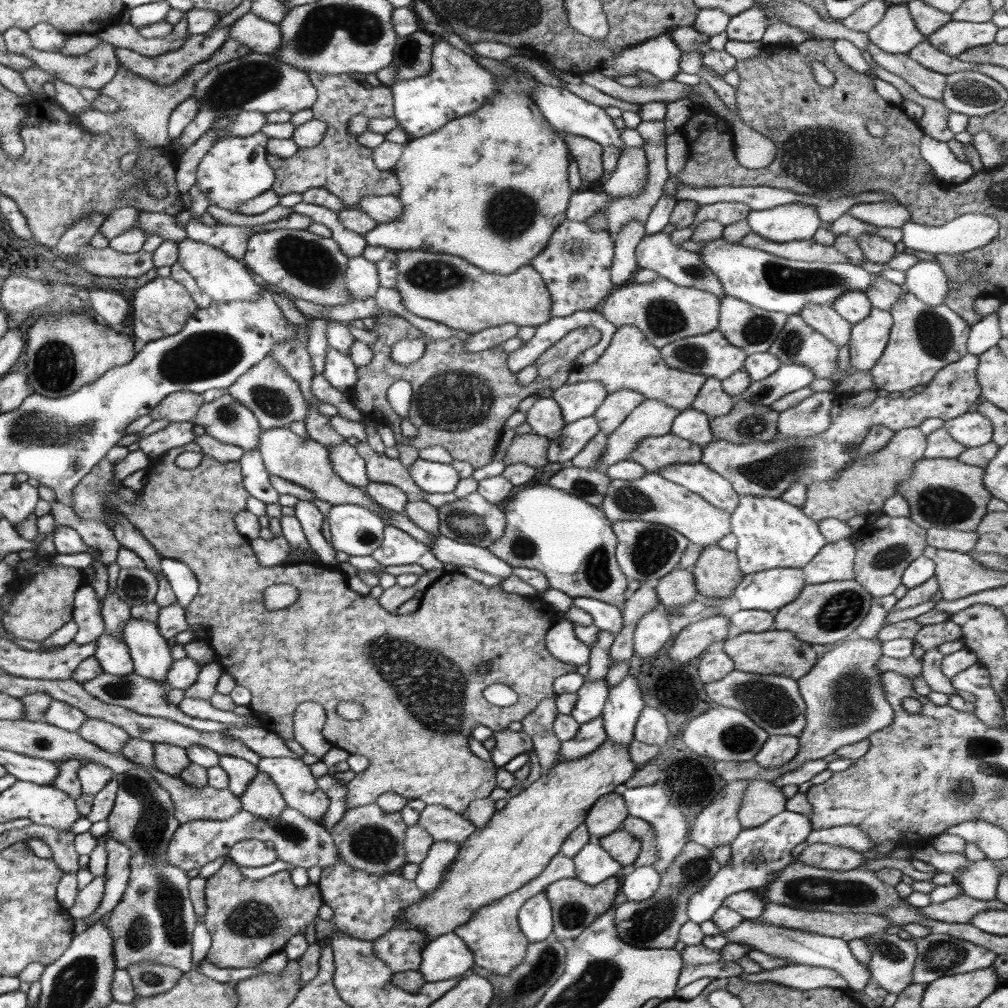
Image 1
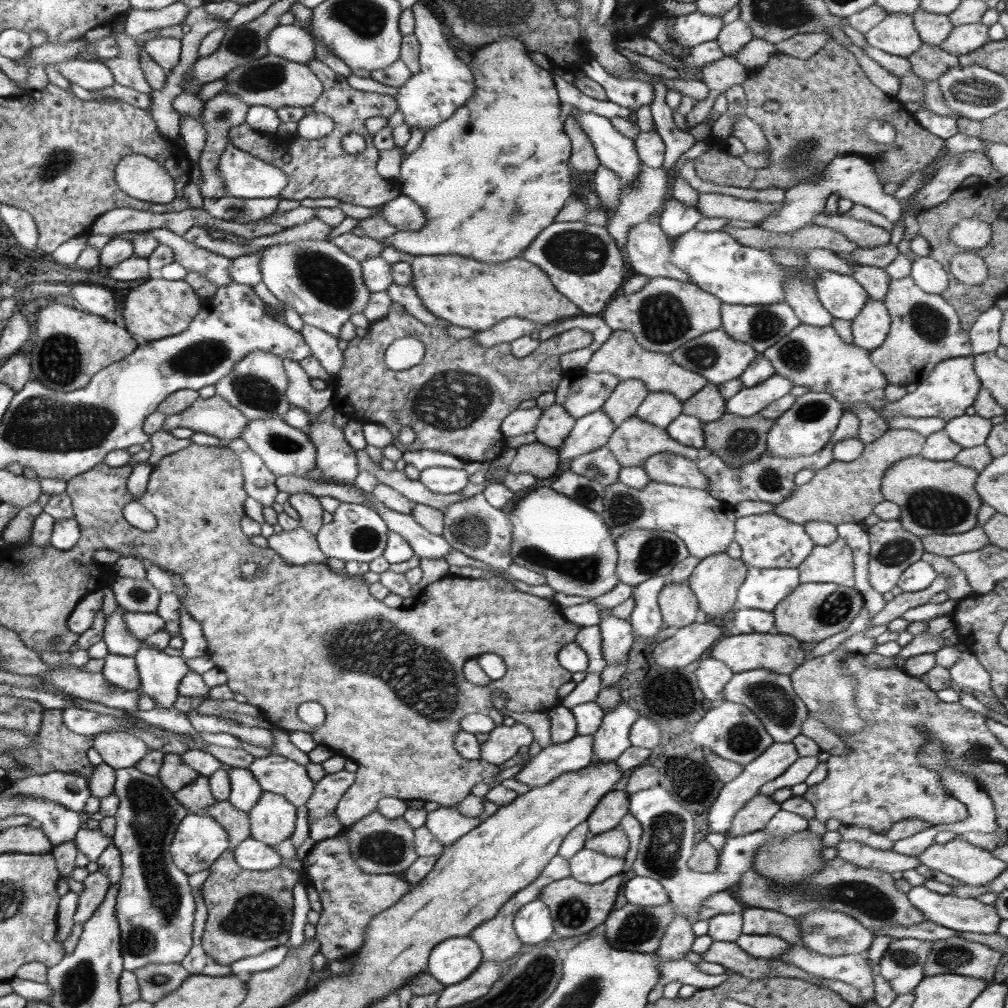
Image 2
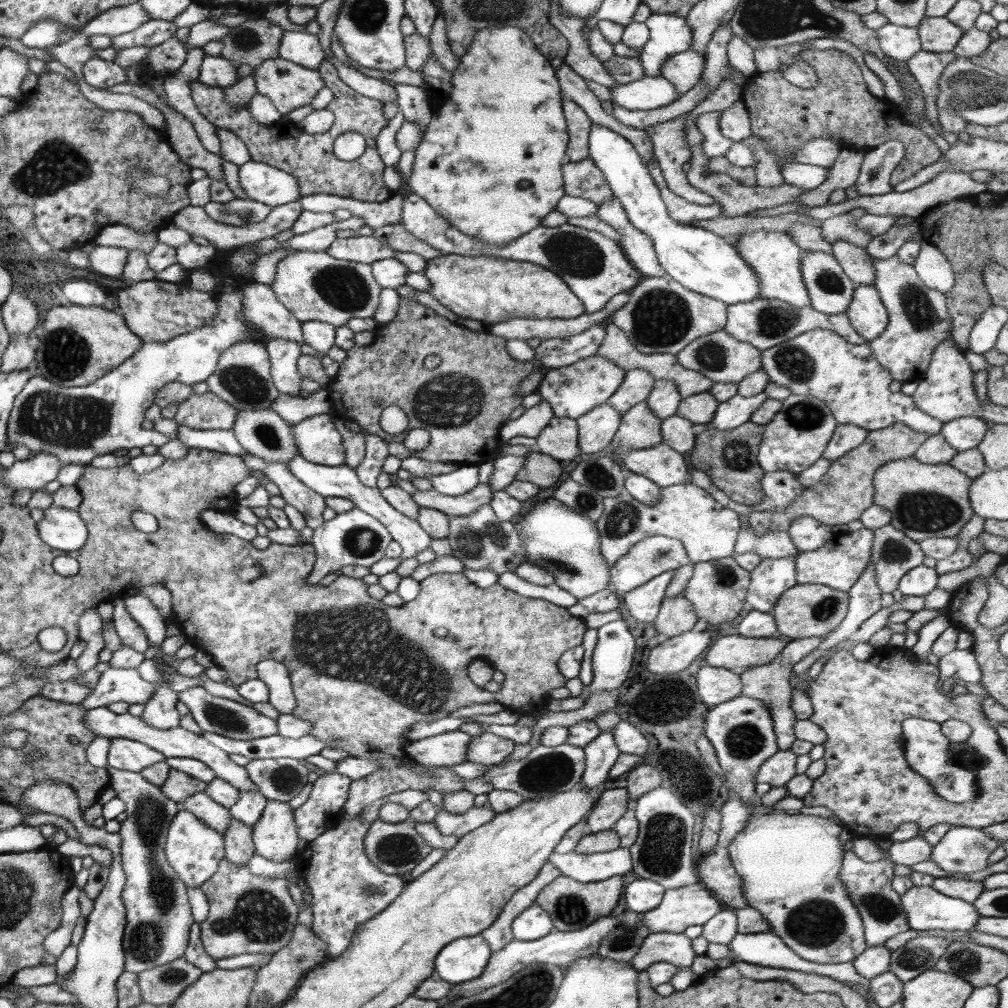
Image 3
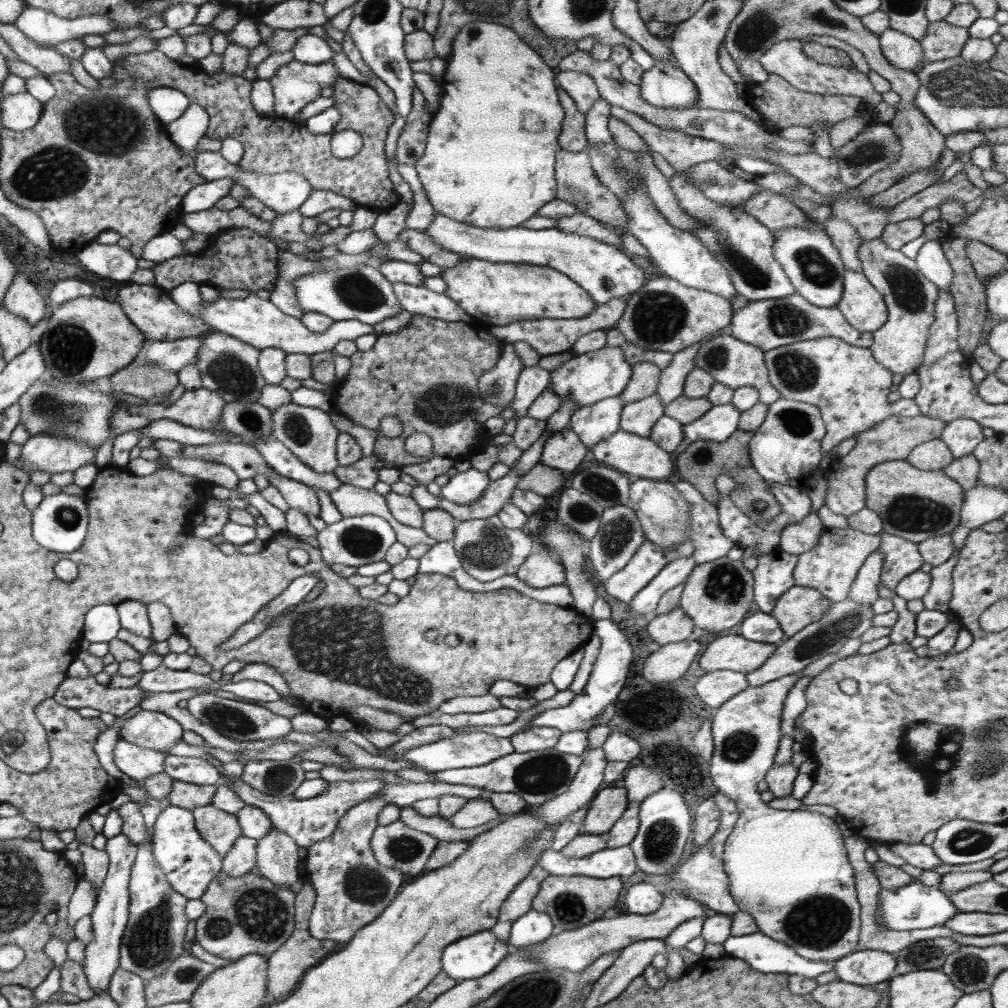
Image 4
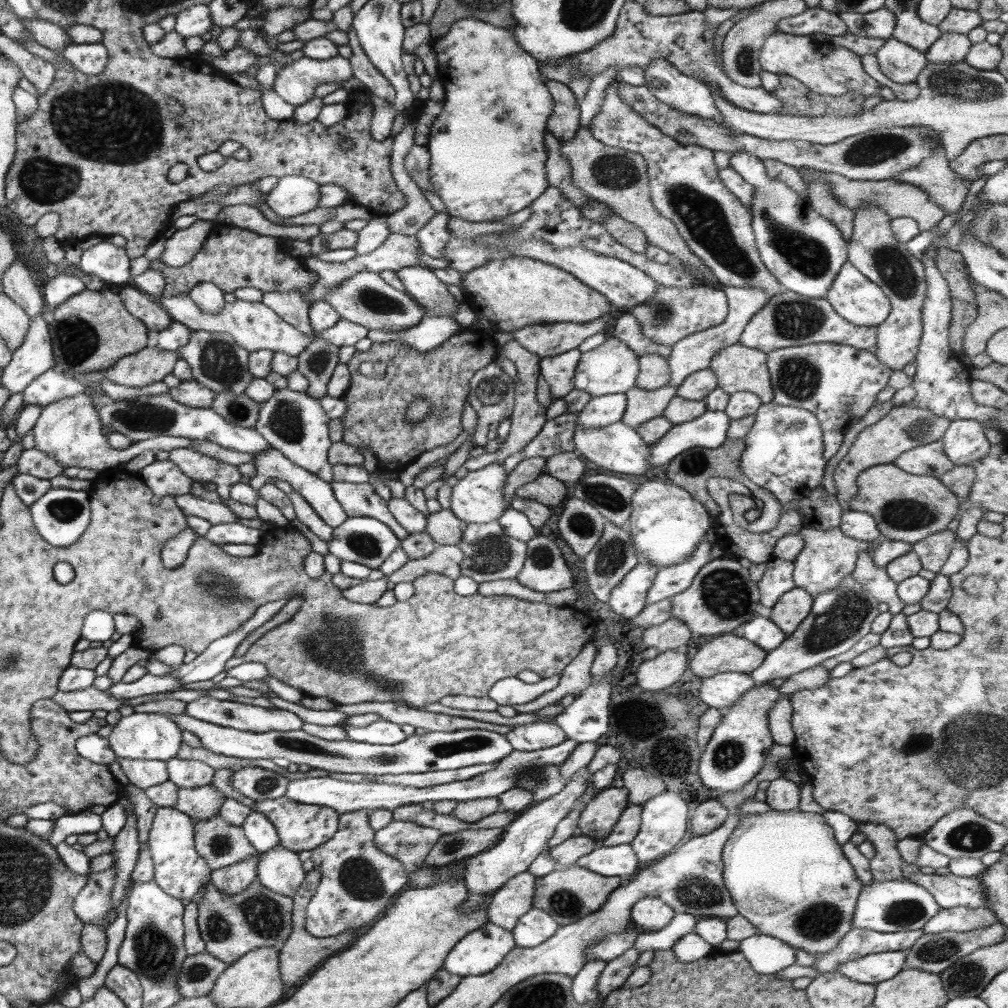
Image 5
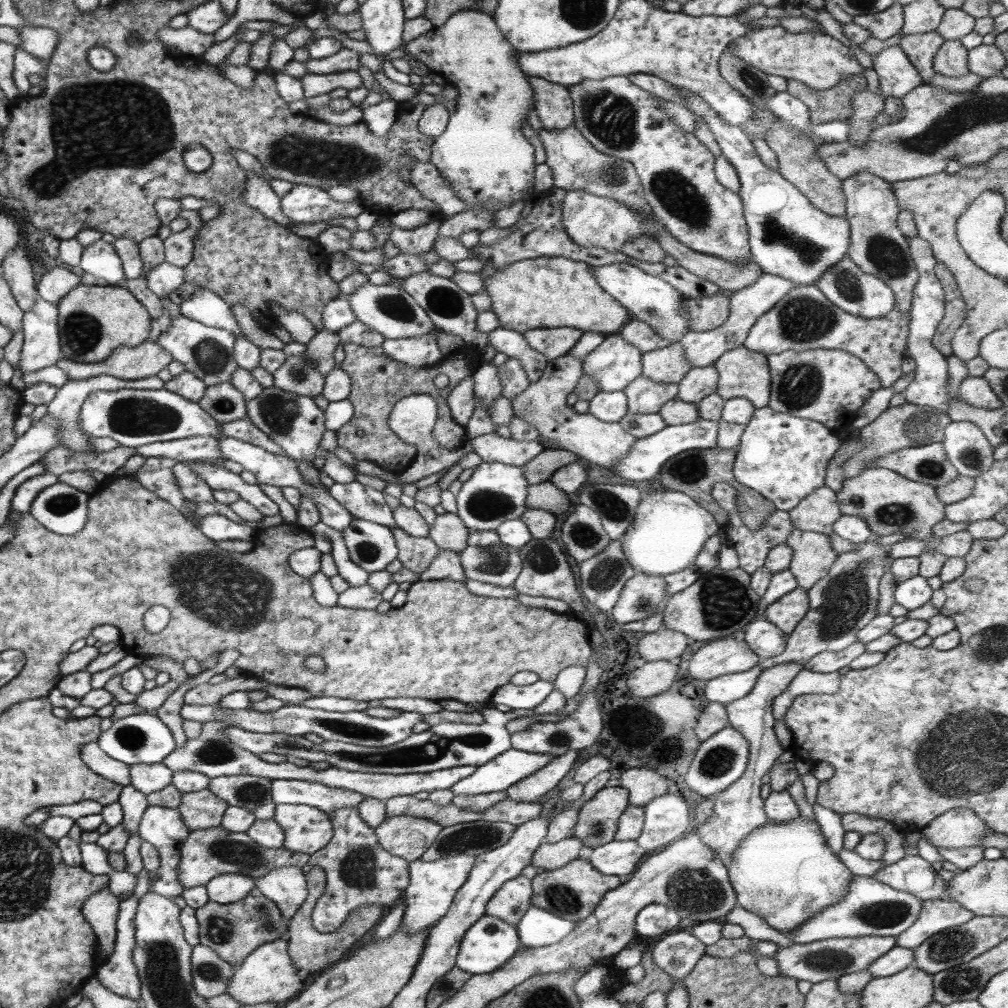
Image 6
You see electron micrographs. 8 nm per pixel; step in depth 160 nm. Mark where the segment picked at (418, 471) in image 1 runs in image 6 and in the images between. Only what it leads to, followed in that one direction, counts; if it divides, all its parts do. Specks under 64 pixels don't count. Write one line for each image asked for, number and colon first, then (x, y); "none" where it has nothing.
2: (442, 480)
3: (466, 476)
4: (466, 487)
5: (478, 497)
6: (496, 492)

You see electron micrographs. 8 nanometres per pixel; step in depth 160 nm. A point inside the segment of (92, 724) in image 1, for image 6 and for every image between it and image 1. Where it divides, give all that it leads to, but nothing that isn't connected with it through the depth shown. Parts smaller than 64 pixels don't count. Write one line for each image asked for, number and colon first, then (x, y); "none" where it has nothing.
2: (119, 750)
3: (123, 754)
4: (137, 763)
5: (143, 774)
6: (147, 778)

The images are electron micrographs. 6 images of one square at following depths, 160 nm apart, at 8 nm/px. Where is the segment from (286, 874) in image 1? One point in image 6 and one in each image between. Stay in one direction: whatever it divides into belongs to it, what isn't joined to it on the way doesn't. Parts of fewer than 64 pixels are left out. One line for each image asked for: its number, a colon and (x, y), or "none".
2: (248, 912)
3: (253, 914)
4: (248, 914)
5: (230, 925)
6: (233, 930)

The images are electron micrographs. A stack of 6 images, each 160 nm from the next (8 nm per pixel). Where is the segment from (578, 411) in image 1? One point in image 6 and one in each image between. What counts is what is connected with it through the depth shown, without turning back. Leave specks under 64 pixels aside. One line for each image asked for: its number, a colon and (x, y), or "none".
2: (580, 393)
3: (572, 391)
4: (585, 379)
5: (611, 368)
6: (615, 363)

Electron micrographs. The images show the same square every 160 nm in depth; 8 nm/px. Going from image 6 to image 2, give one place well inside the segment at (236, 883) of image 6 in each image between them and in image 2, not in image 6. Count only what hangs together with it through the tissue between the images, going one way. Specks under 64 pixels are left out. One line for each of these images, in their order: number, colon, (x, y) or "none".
2: (236, 822)
3: (239, 846)
4: (241, 859)
5: (233, 879)

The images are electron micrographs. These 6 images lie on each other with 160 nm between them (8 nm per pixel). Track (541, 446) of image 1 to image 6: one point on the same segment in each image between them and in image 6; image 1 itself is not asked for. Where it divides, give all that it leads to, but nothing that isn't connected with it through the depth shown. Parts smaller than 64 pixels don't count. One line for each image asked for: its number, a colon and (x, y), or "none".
2: (541, 461)
3: (543, 470)
4: (543, 480)
5: (546, 489)
6: (544, 495)

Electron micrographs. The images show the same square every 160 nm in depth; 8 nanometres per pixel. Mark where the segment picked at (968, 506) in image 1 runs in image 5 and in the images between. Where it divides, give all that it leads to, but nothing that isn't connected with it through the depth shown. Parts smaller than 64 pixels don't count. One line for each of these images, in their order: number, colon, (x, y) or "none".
2: (939, 497)
3: (925, 500)
4: (915, 504)
5: (906, 507)

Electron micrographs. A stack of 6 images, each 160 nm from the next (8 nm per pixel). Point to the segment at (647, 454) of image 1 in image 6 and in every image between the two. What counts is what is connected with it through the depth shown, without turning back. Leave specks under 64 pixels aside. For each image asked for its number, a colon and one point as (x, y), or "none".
2: (633, 441)
3: (639, 428)
4: (638, 417)
5: (642, 404)
6: (644, 396)

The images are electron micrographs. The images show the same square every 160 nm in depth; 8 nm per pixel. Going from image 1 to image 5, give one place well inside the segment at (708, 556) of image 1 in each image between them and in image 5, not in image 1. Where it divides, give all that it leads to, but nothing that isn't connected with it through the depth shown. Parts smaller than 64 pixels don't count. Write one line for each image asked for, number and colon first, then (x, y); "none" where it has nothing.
2: (716, 579)
3: (717, 589)
4: (717, 595)
5: (722, 596)

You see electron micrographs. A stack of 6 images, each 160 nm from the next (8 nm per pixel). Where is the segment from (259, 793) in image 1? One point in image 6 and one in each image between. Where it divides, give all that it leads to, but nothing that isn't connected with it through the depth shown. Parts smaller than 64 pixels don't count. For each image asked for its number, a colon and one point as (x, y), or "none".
2: (272, 820)
3: (275, 837)
4: (278, 857)
5: (280, 870)
6: (287, 887)

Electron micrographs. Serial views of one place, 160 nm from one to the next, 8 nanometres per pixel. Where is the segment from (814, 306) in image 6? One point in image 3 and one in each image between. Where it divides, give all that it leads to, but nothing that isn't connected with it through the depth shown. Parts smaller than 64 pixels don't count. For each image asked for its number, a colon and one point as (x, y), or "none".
3: (763, 323)
4: (766, 324)
5: (788, 320)

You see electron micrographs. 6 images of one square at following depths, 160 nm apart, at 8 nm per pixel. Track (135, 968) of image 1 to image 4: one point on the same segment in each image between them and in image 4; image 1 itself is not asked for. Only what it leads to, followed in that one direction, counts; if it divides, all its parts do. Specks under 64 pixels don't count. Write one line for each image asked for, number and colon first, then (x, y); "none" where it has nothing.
2: (156, 981)
3: (164, 984)
4: (186, 973)

